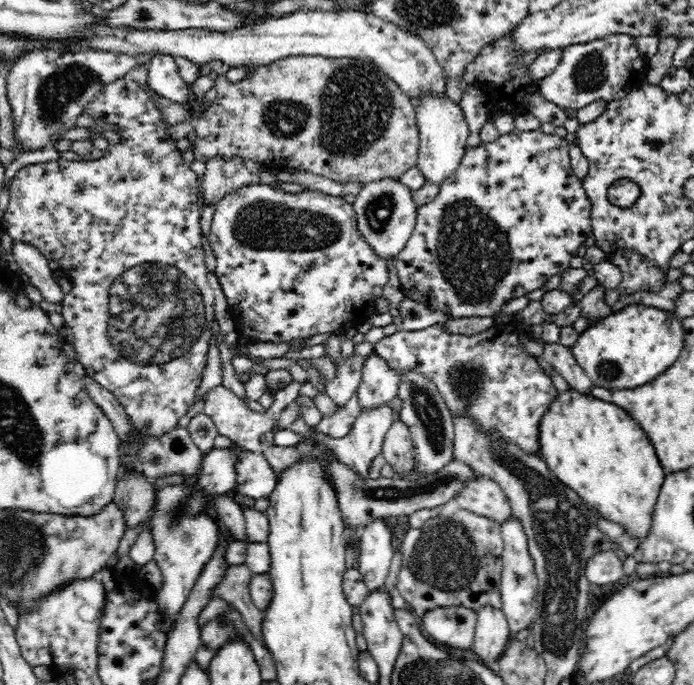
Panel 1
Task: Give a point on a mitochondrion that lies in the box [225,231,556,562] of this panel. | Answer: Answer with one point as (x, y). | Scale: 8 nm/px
(467, 378)

